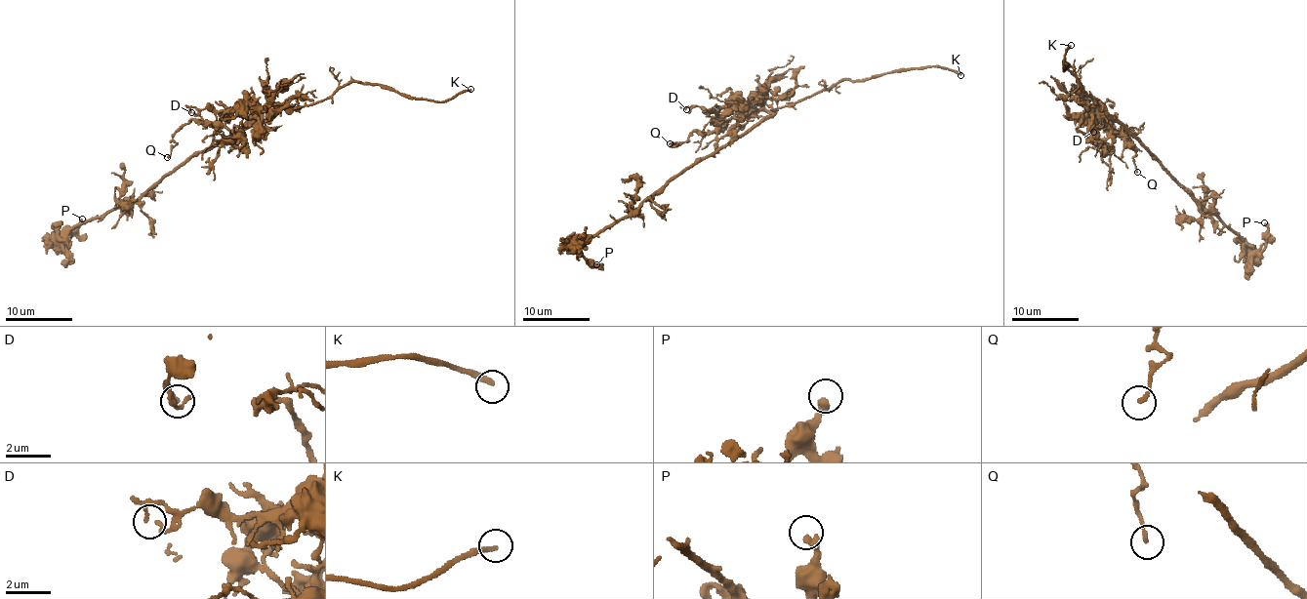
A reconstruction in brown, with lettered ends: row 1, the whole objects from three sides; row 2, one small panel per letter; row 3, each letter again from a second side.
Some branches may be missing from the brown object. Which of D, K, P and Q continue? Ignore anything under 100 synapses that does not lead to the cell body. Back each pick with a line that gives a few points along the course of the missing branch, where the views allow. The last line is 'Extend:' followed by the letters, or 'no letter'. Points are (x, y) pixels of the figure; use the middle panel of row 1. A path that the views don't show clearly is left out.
K: missing branch runs (960, 75), (968, 90), (990, 109), (981, 118), (977, 118)
Extend: K

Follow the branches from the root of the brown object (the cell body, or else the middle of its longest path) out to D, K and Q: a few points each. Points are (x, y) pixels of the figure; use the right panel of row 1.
D: (1131, 132), (1124, 138), (1128, 137), (1125, 134), (1116, 133), (1096, 119), (1096, 124), (1088, 128), (1093, 132)
K: (1131, 132), (1088, 96), (1066, 67), (1070, 63), (1062, 67), (1071, 45)
Q: (1131, 132), (1126, 138), (1127, 135), (1121, 131), (1118, 134), (1123, 132), (1128, 137), (1135, 153), (1137, 172)

